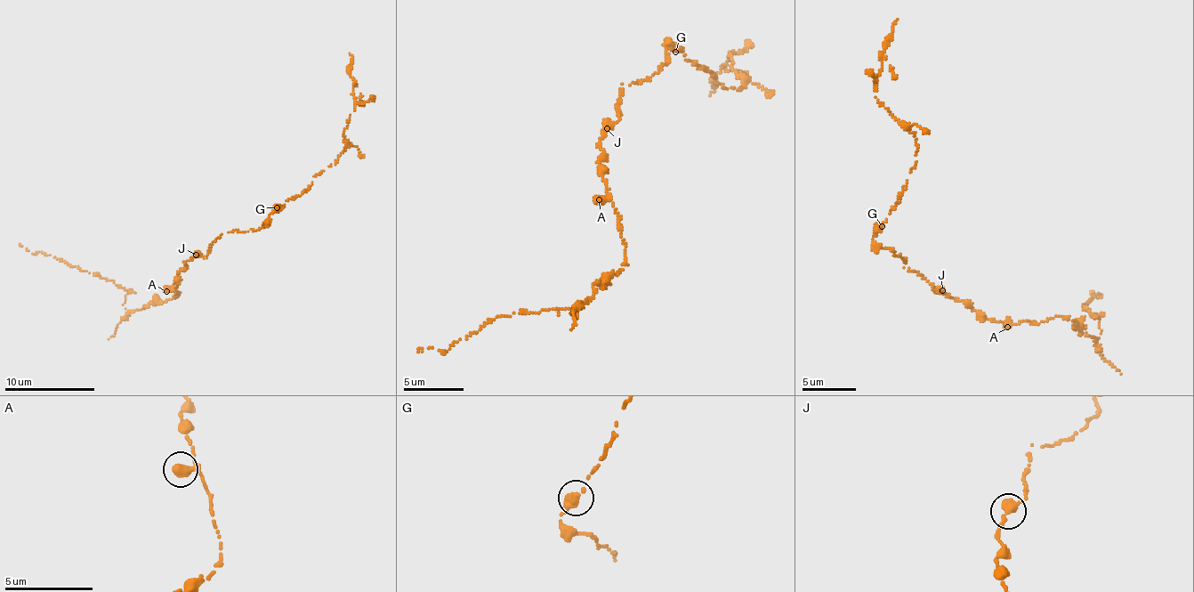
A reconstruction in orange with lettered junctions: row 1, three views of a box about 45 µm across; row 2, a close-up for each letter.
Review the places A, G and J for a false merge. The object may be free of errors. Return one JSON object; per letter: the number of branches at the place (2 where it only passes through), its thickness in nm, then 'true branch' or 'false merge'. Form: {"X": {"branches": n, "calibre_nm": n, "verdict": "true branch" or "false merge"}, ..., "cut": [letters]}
{"A": {"branches": 1, "calibre_nm": 550, "verdict": "true branch"}, "G": {"branches": 1, "calibre_nm": 600, "verdict": "true branch"}, "J": {"branches": 2, "calibre_nm": 360, "verdict": "true branch"}, "cut": []}

